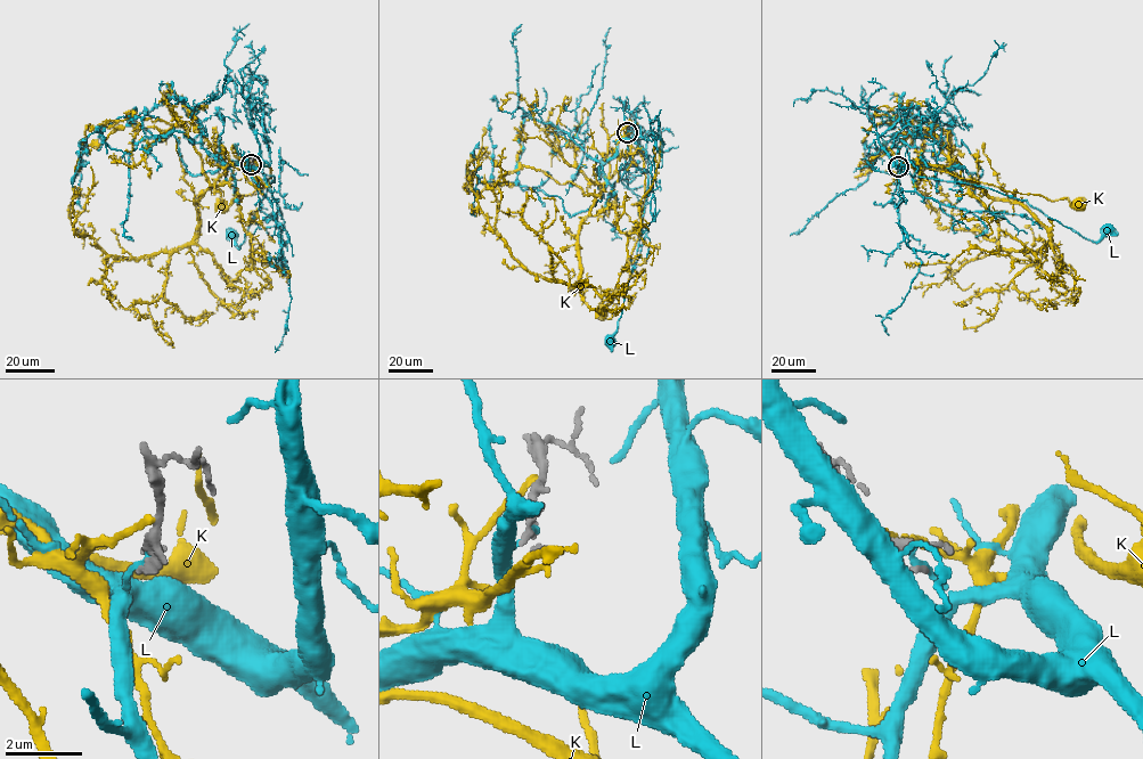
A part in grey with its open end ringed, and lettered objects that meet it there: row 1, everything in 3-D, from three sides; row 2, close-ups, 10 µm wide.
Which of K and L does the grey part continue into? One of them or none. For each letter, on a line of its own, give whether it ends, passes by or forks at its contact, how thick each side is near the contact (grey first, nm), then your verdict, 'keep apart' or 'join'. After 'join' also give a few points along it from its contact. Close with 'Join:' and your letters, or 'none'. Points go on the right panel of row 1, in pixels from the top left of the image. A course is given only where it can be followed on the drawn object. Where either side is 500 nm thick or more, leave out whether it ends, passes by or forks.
K: it ends | 240/170 nm | keep apart
L: it ends | 170/140 nm | keep apart
Join: none

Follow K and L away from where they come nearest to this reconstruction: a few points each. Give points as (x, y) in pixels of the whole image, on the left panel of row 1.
K: (252, 161), (246, 163), (238, 157), (270, 169), (262, 189), (222, 205)
L: (251, 163), (274, 180), (238, 247), (230, 235)

